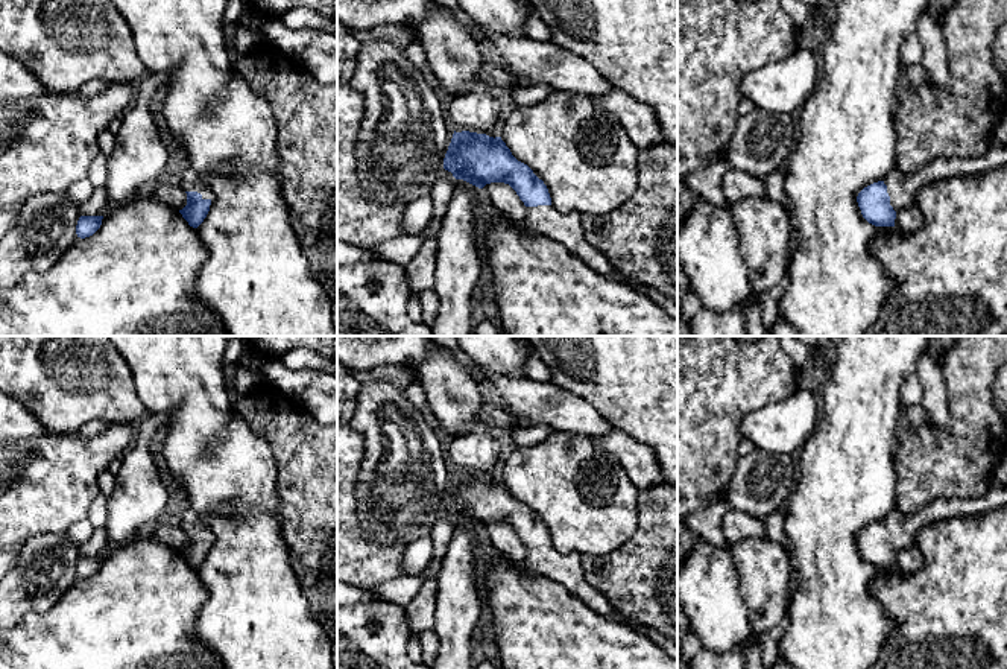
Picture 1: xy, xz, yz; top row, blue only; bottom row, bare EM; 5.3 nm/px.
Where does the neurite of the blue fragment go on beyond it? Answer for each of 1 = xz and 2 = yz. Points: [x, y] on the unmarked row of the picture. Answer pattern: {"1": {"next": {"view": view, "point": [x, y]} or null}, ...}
{"1": {"next": {"view": "xz", "point": [544, 561]}}, "2": {"next": {"view": "yz", "point": [902, 529]}}}

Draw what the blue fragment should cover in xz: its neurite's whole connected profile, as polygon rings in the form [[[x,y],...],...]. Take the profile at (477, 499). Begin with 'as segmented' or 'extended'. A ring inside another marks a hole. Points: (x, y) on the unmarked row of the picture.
extended; [[[454,471],[444,499],[444,509],[456,520],[463,520],[478,529],[491,523],[509,525],[527,547],[522,570],[560,584],[594,611],[633,626],[677,660],[677,642],[620,614],[606,596],[585,579],[580,555],[557,552],[544,522],[512,496],[501,477]]]

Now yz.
extended; [[[992,485],[981,497],[937,499],[916,514],[892,509],[882,522],[864,528],[857,543],[863,558],[875,567],[895,567],[896,552],[916,547],[922,528],[951,517],[980,515],[1007,506],[1007,485]]]

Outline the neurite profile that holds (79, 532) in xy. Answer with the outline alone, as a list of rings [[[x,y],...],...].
[[[85,518],[85,520],[80,520],[80,522],[71,525],[67,529],[65,537],[71,543],[82,546],[93,535],[93,531],[94,531],[93,525],[90,523],[88,518]]]

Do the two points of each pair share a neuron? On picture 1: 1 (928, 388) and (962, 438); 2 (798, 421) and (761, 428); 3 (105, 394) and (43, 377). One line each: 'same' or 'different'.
1: different
2: same
3: same

